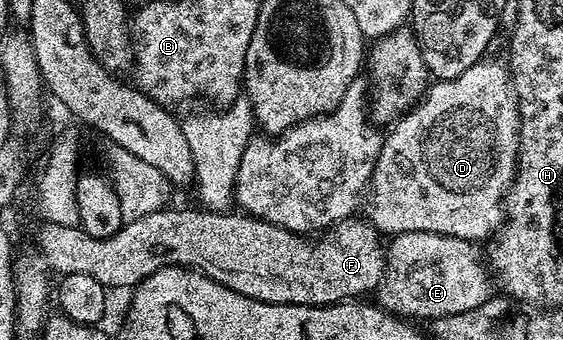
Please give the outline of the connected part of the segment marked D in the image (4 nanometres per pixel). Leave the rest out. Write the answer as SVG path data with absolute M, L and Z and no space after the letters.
M489 61L476 62L467 68L467 72L454 78L434 81L426 89L424 98L409 113L402 114L392 123L390 130L393 131L384 135L363 206L367 220L382 235L435 232L466 238L477 244L480 238L492 239L500 231L505 218L505 195L517 174L521 117L508 69L502 63L500 66Z

